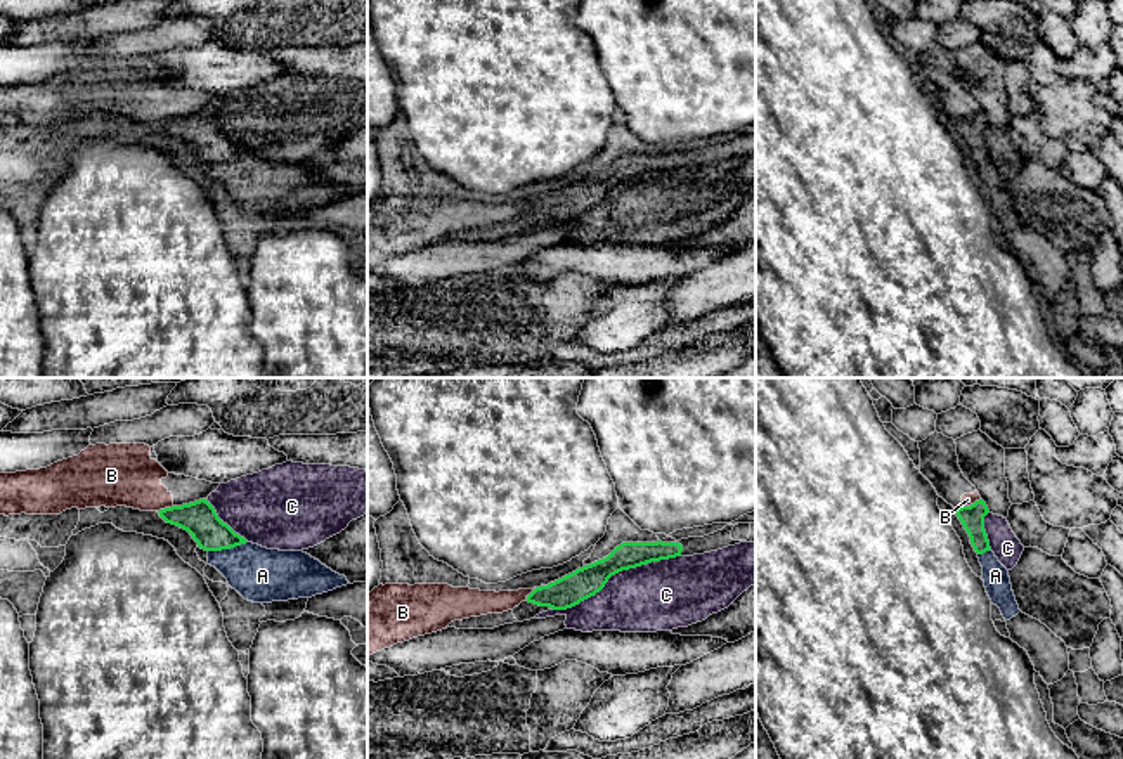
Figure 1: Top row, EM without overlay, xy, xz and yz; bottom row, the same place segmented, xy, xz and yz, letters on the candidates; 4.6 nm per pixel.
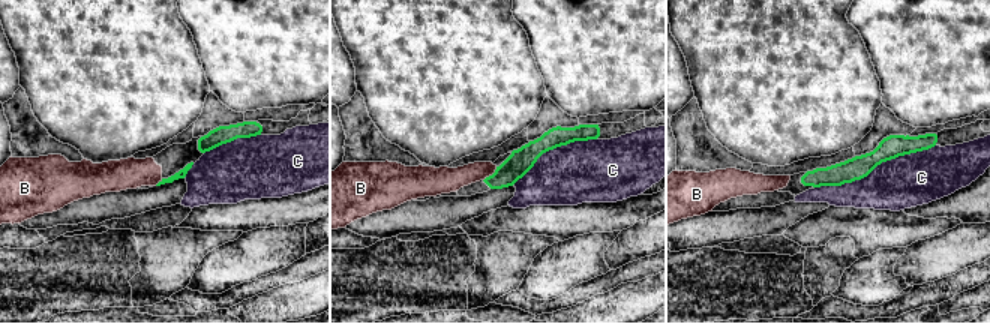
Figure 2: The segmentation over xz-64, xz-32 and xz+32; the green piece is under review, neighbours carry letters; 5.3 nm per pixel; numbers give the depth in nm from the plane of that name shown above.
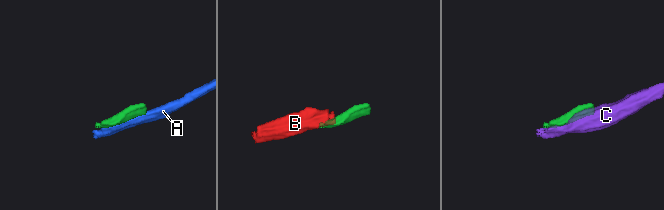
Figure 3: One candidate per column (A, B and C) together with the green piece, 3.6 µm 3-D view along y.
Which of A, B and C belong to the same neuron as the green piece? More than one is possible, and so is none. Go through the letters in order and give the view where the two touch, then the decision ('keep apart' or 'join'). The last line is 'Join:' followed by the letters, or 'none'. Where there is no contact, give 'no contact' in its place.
A: contact in xy; keep apart
B: contact in yz; keep apart
C: contact in xz; keep apart
Join: none

